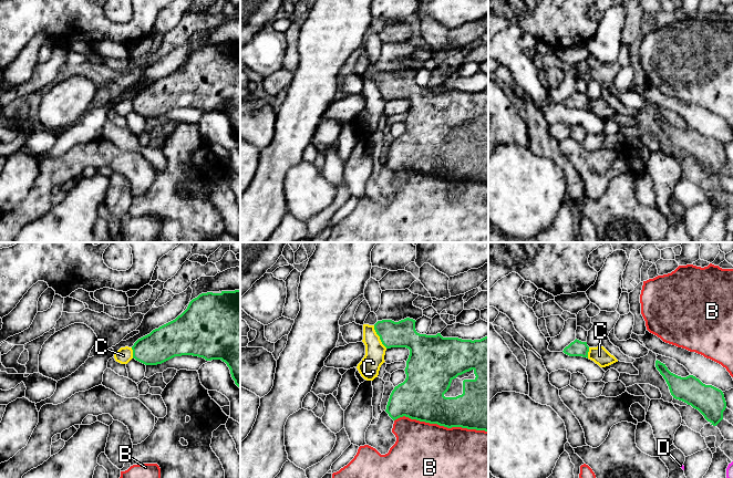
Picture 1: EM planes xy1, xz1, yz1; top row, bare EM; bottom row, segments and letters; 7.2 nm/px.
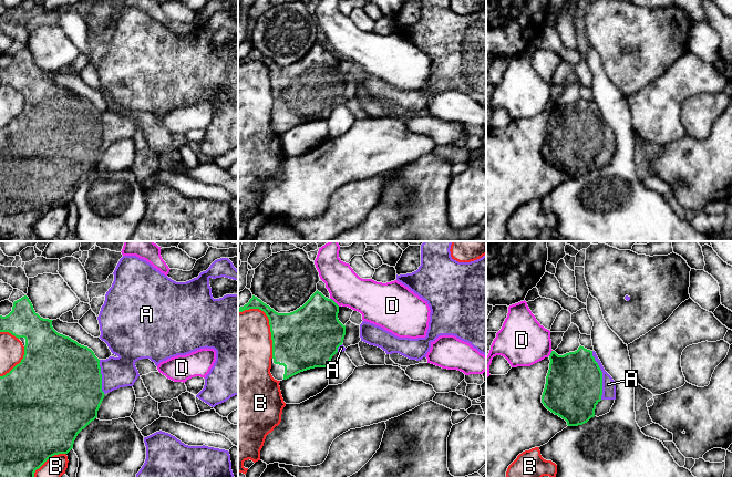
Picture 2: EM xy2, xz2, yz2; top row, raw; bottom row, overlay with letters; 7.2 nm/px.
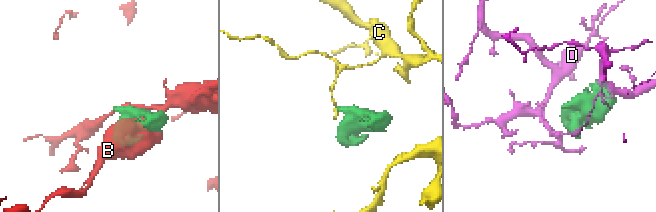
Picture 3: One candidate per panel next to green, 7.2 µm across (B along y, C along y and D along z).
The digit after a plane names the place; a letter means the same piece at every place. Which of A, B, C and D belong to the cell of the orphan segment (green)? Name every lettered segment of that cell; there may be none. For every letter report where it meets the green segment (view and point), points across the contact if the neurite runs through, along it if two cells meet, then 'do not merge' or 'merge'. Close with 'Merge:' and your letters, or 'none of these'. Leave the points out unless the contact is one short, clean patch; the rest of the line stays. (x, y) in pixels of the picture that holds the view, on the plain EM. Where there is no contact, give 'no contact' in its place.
A: yz2 (601, 127) | merge
B: xz1 (441, 177) | do not merge
C: xz1 (379, 87) | along xz1 (373, 78), (380, 93), (386, 100) | do not merge
D: xz2 (333, 53) | do not merge
Merge: A

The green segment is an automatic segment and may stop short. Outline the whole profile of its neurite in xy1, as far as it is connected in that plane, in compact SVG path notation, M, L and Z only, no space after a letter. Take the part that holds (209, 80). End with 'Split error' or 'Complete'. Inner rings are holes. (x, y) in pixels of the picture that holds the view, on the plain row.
M240 42L199 46L189 54L187 61L175 72L138 91L132 102L133 111L145 117L162 116L182 107L198 108L206 113L221 112L229 120L235 136L240 141Z. Complete

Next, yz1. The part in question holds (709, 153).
M658 112L655 120L665 132L673 150L698 162L713 178L716 178L723 172L726 154L721 142L703 136L693 127L678 128Z. Complete

